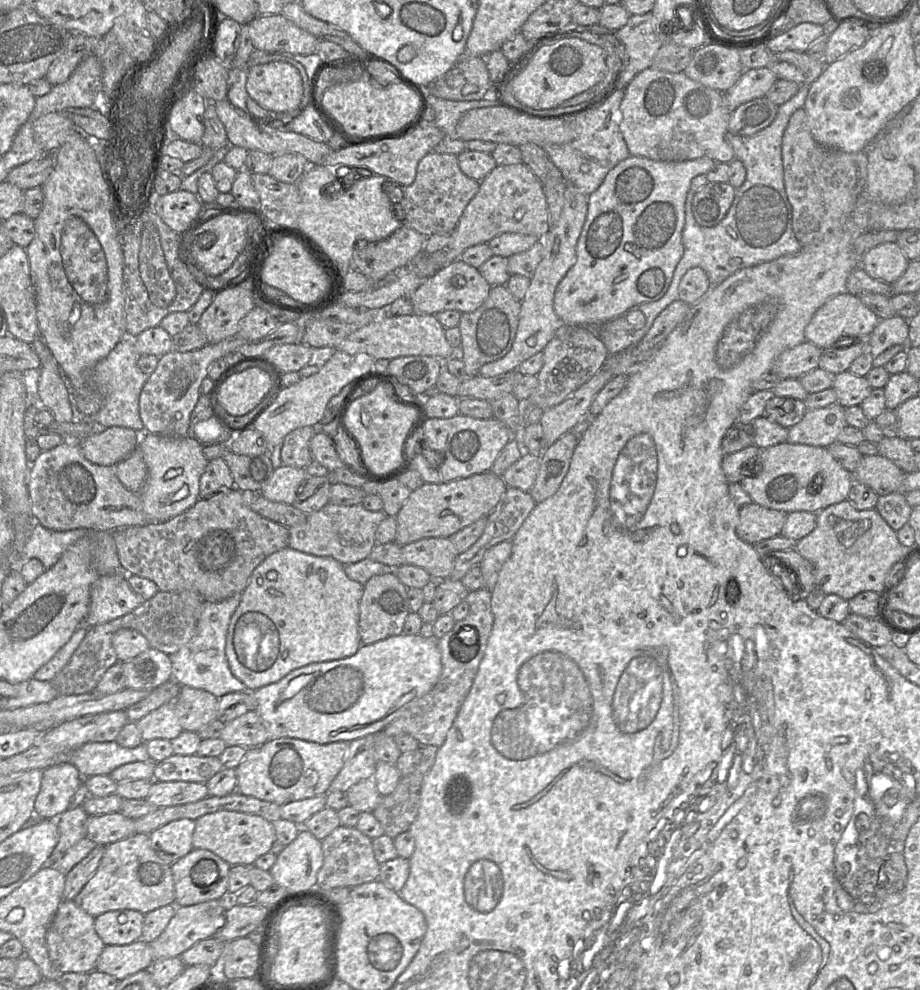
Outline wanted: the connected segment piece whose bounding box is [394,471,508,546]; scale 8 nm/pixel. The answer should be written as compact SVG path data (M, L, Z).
M491 471L447 483L424 483L410 493L395 516L397 528L394 542L403 546L424 538L450 537L480 518L487 517L507 488L502 477Z

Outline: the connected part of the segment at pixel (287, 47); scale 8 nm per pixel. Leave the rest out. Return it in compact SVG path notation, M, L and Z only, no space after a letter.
M281 14L259 15L242 26L257 50L300 55L317 52L318 39Z

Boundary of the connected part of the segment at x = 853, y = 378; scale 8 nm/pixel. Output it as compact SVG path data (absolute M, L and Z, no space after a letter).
M850 371L835 375L832 385L837 402L843 407L860 406L872 391L867 379Z

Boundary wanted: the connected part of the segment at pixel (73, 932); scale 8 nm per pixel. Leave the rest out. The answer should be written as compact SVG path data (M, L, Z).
M62 900L47 930L46 945L53 966L60 973L89 973L96 963L105 944L94 927L95 917L80 908L74 900Z

